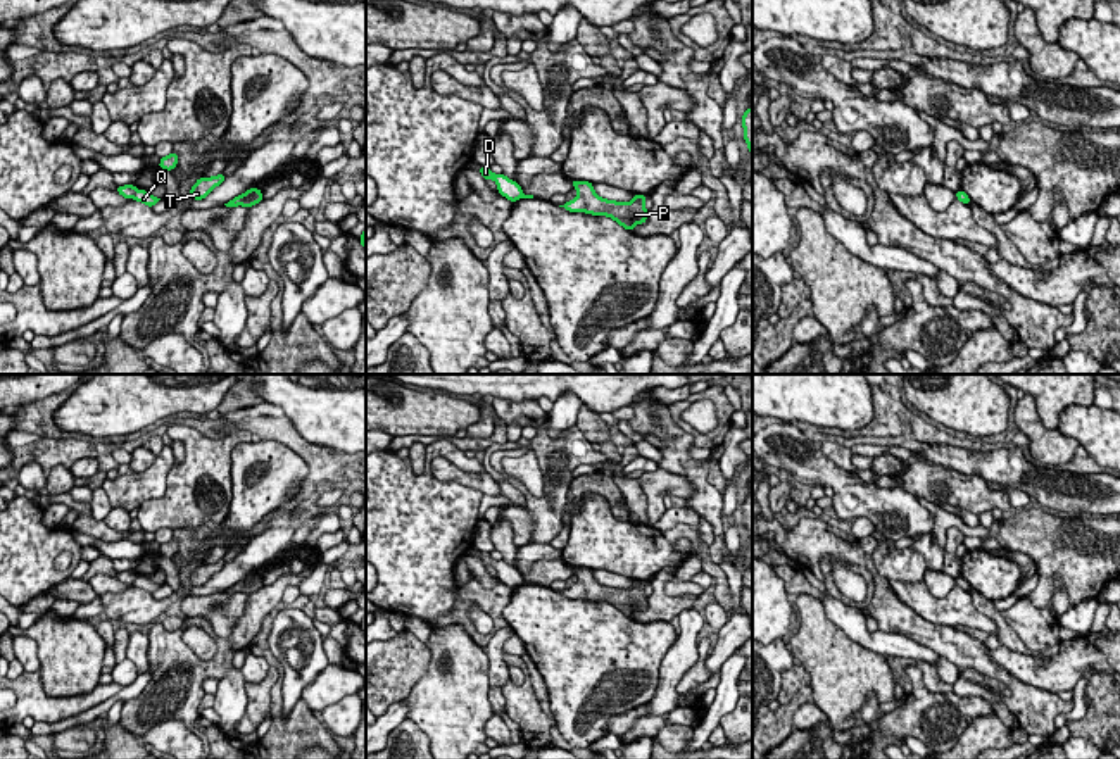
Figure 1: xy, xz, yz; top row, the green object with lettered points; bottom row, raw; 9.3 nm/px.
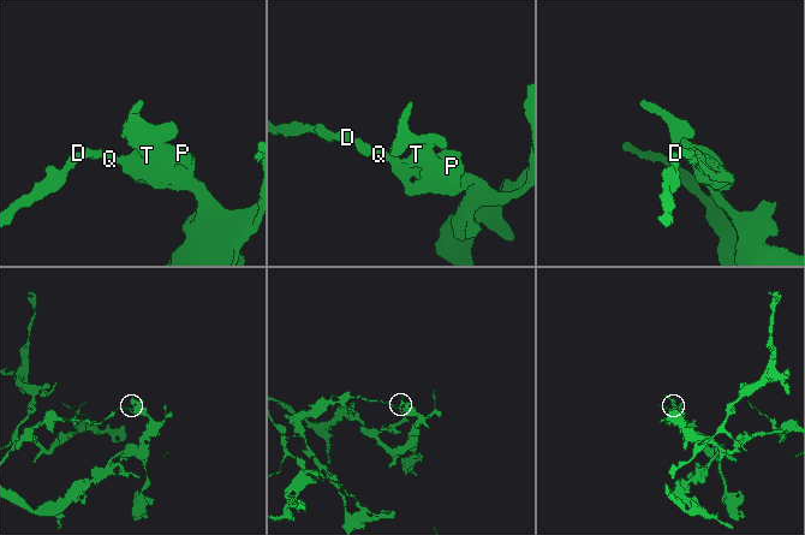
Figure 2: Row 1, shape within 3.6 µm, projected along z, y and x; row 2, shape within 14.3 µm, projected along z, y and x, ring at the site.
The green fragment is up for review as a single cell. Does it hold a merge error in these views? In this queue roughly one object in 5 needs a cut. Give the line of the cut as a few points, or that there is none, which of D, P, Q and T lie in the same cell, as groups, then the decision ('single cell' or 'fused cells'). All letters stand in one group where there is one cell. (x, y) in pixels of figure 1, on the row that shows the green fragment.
cut in xy along (137, 190), (132, 197); D / P Q T; fused cells

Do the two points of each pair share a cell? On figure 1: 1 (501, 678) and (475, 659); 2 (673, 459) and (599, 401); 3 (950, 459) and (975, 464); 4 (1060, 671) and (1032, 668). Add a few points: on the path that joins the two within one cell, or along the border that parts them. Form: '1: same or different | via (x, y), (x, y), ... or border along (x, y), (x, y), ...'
1: different | border along (484, 649), (489, 659), (490, 687)
2: different | border along (642, 392), (630, 404)
3: same | via (956, 459), (968, 461)
4: same | via (1053, 671), (1039, 671)

